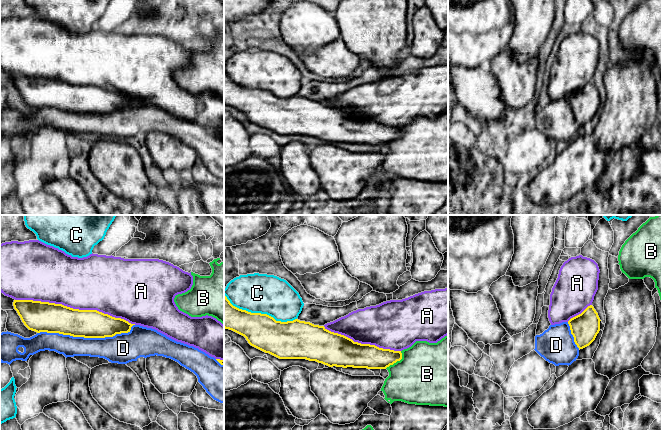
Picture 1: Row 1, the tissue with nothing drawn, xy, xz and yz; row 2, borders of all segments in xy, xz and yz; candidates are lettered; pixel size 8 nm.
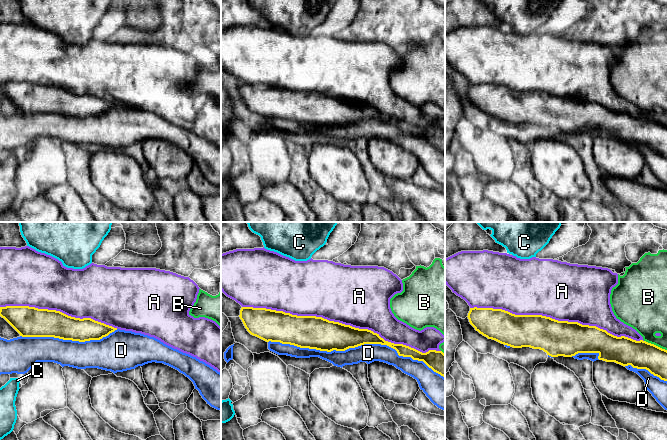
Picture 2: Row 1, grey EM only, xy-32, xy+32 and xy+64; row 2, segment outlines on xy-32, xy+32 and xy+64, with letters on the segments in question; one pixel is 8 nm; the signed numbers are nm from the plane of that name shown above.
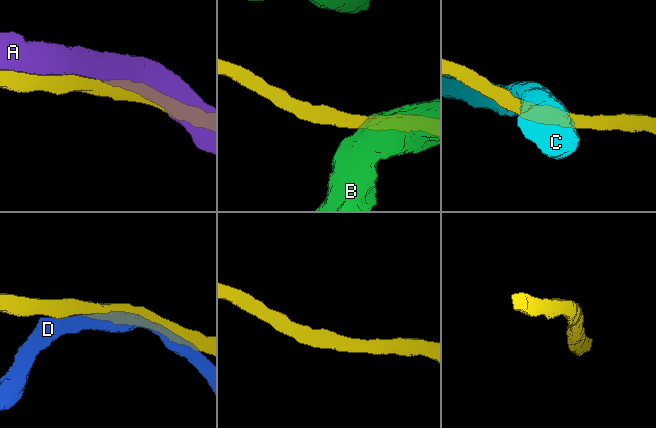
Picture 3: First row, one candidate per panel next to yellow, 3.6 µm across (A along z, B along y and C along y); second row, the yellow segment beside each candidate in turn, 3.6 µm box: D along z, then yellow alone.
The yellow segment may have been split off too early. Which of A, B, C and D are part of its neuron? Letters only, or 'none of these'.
A

